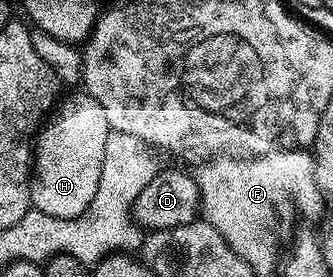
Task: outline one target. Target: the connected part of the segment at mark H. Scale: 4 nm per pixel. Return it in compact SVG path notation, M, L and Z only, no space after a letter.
M79 92L64 98L49 115L50 123L48 118L36 134L36 145L32 150L30 204L35 210L48 212L48 216L75 218L85 212L88 204L92 204L92 196L96 196L100 168L104 164L104 144L111 128L104 110L90 94Z

